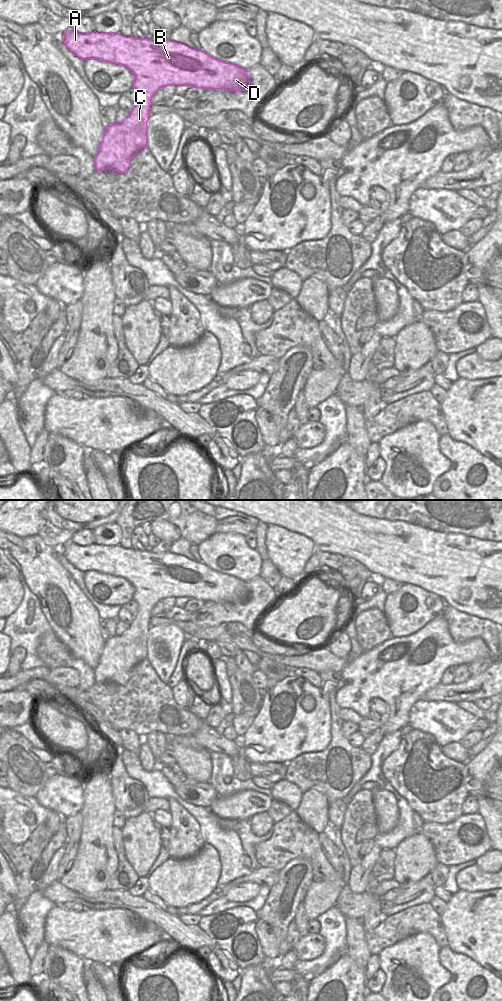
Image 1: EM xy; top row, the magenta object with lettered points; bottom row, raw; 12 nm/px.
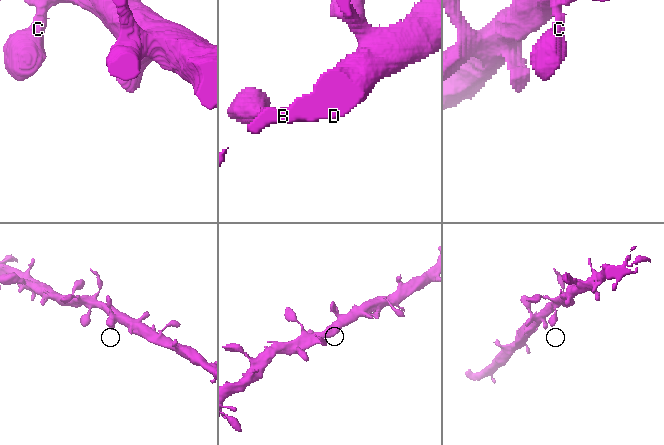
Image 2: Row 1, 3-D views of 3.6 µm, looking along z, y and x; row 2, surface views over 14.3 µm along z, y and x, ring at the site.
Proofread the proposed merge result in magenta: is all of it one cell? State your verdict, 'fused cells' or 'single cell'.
single cell

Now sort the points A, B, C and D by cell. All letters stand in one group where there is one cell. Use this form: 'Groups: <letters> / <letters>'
Groups: A B C D

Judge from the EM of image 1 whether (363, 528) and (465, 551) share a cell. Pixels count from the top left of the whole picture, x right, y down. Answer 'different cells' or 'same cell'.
same cell

